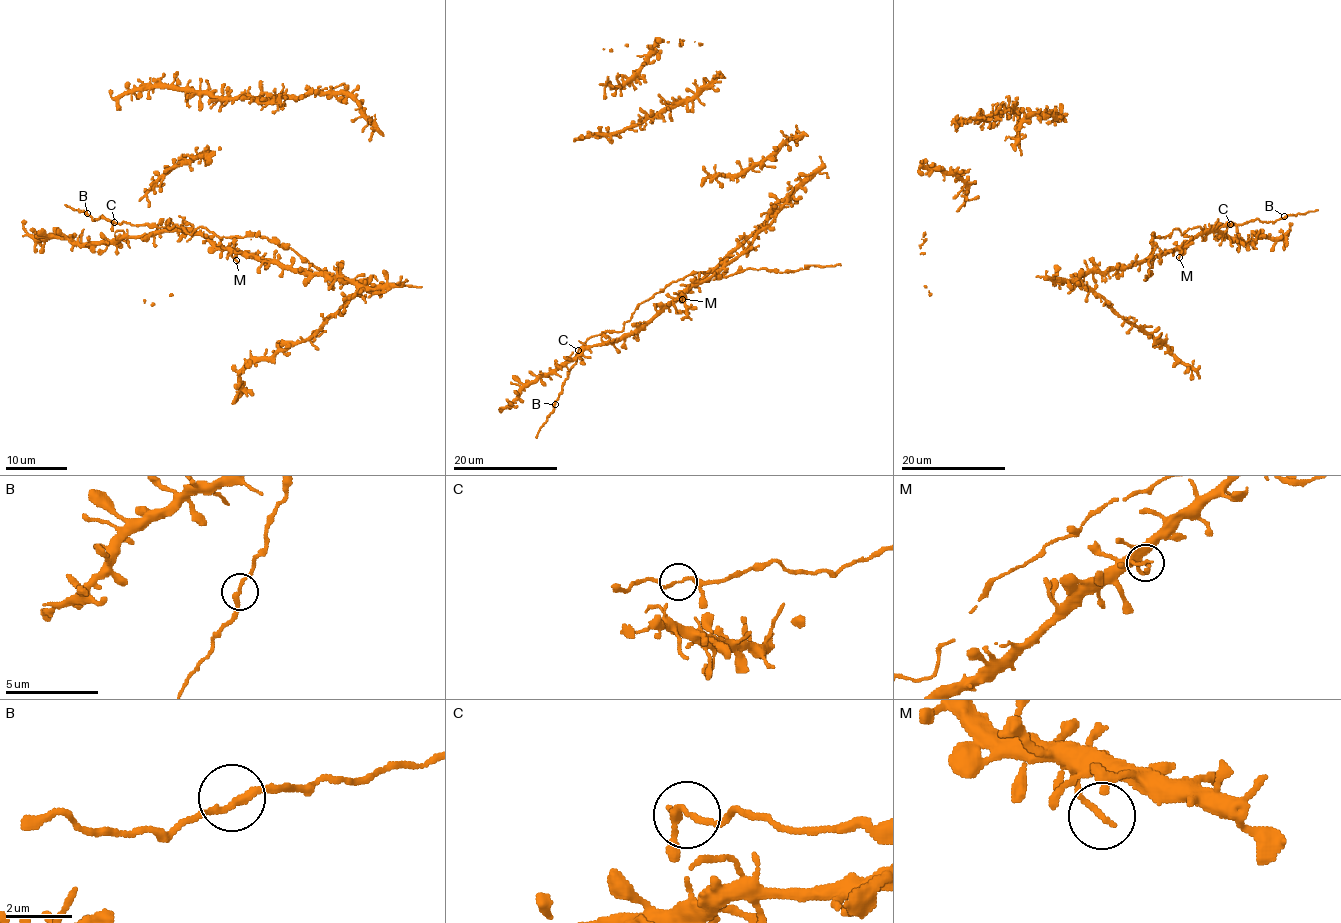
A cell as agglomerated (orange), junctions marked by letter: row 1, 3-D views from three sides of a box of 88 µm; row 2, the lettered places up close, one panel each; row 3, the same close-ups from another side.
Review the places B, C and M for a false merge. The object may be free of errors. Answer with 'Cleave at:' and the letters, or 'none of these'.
Cleave at: none of these

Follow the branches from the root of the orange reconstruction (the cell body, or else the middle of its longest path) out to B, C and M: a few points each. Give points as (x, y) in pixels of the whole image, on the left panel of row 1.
B: (308, 272), (217, 249), (190, 231), (116, 237), (112, 222), (87, 213)
C: (308, 272), (282, 269), (276, 263), (217, 249), (205, 237), (190, 231), (116, 237), (112, 226), (115, 222)
M: (308, 272), (282, 269), (276, 263), (233, 251), (231, 256), (236, 260)

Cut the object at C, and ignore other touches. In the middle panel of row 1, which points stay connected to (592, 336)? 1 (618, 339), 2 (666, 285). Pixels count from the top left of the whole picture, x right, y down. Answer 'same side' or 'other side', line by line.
1: other side
2: same side

